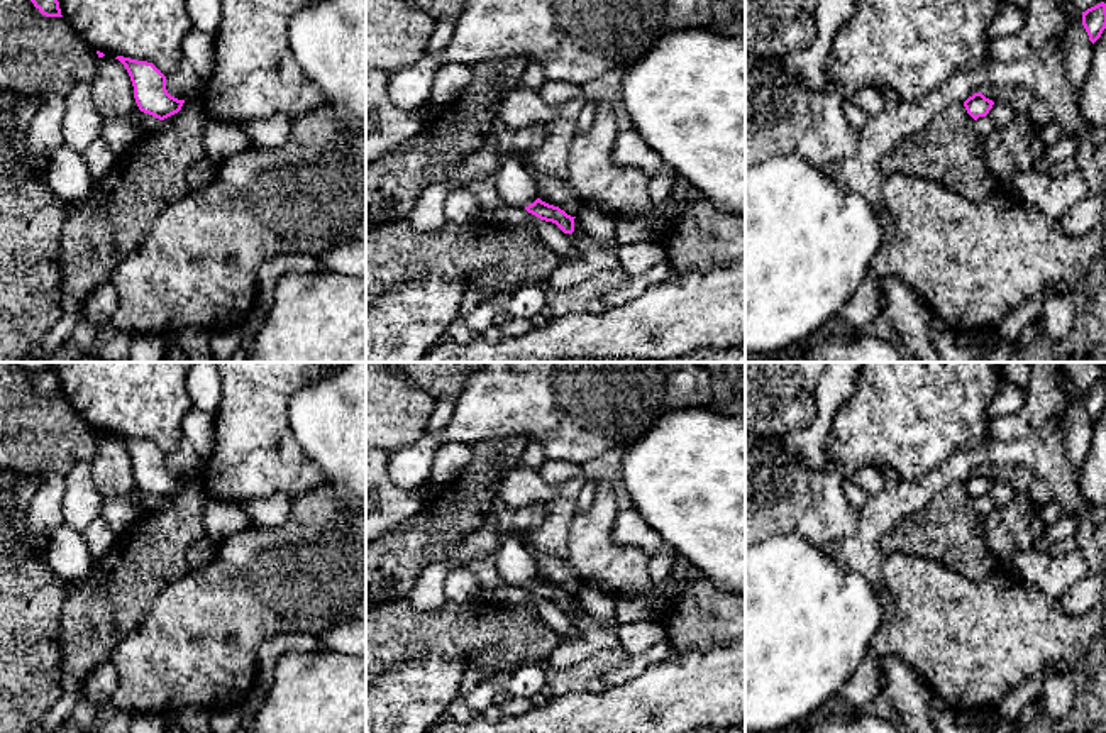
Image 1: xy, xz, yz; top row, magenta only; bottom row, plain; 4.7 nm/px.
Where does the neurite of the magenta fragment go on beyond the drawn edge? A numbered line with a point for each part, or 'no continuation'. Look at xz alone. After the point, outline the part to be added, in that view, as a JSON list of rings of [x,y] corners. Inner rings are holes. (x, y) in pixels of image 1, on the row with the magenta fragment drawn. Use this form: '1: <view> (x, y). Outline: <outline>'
no continuation

